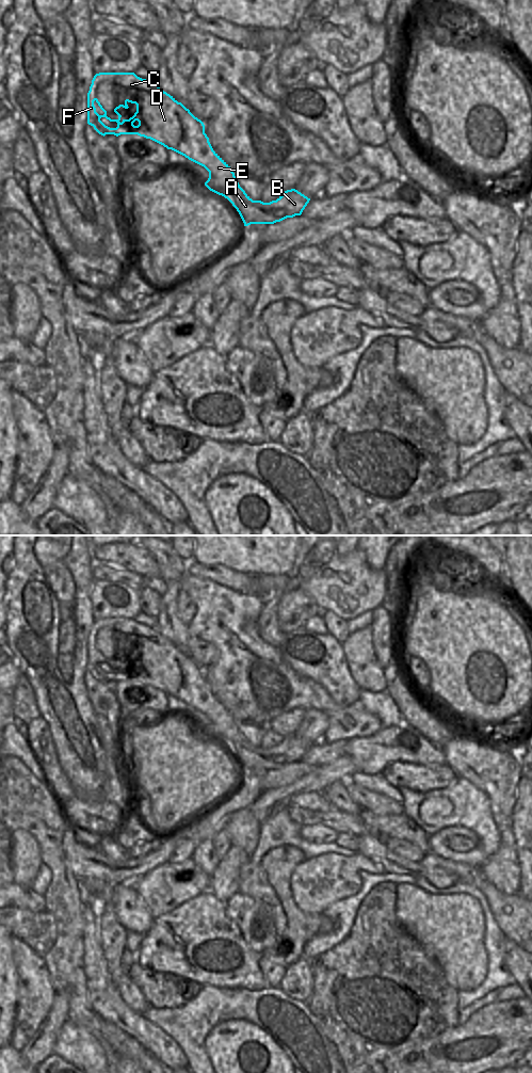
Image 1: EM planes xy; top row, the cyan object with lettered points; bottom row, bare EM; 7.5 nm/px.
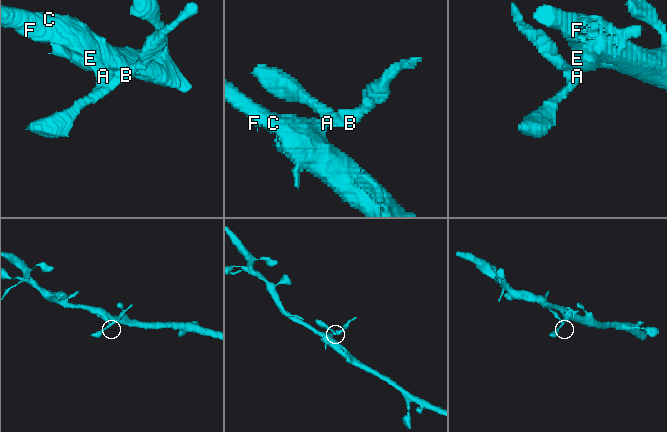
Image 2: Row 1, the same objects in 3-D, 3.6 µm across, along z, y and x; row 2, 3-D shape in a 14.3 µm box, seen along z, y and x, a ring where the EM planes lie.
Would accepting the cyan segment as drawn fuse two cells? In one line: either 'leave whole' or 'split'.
split

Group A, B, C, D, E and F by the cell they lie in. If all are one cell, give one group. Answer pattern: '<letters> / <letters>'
A B / C D E F

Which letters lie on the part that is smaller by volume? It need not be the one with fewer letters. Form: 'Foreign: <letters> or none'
Foreign: A, B

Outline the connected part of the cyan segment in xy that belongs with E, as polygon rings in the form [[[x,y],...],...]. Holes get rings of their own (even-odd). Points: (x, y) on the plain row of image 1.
[[[99,619],[92,626],[87,639],[87,670],[101,682],[138,680],[150,685],[167,695],[172,695],[189,706],[204,712],[209,718],[205,732],[228,747],[241,741],[240,733],[230,712],[213,696],[205,679],[204,669],[173,642],[161,636],[156,628],[138,623],[134,619]],[[128,648],[136,651],[136,658],[129,666],[123,666],[116,657],[120,653],[128,655]],[[100,664],[116,668],[116,674],[106,672]]]

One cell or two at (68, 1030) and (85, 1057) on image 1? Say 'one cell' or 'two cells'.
one cell

